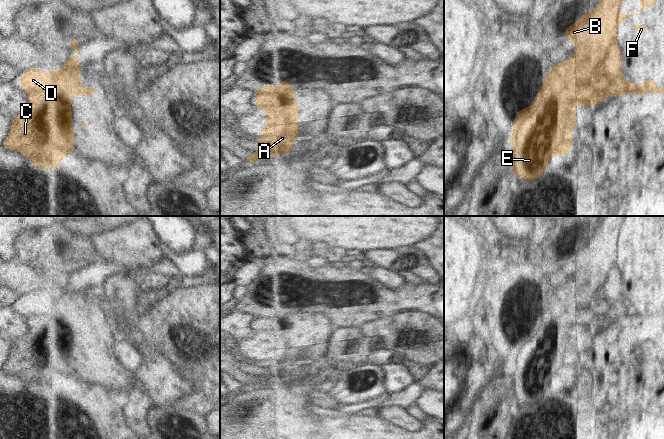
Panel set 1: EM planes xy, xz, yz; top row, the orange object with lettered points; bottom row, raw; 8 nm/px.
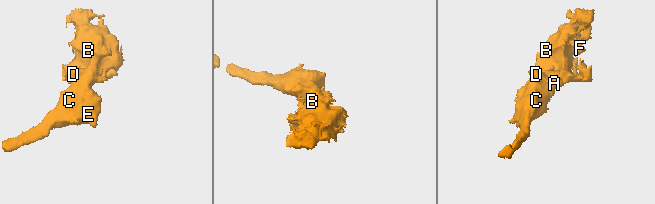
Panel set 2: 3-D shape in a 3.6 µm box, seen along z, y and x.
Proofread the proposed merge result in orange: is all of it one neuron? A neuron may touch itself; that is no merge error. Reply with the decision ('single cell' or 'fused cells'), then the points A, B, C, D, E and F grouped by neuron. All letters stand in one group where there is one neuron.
single cell; A B C D E F

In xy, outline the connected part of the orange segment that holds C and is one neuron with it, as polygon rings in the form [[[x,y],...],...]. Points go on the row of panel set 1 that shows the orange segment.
[[[69,54],[60,70],[43,71],[32,67],[24,69],[19,85],[31,99],[25,112],[12,115],[10,132],[1,147],[20,152],[30,160],[33,167],[58,169],[63,157],[73,155],[76,131],[72,124],[72,98],[76,94],[89,98],[99,91],[88,86],[81,87],[80,56],[74,57],[72,54]]]

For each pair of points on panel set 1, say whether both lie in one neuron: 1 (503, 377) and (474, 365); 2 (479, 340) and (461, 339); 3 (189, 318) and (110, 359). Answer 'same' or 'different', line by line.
1: different
2: same
3: different

